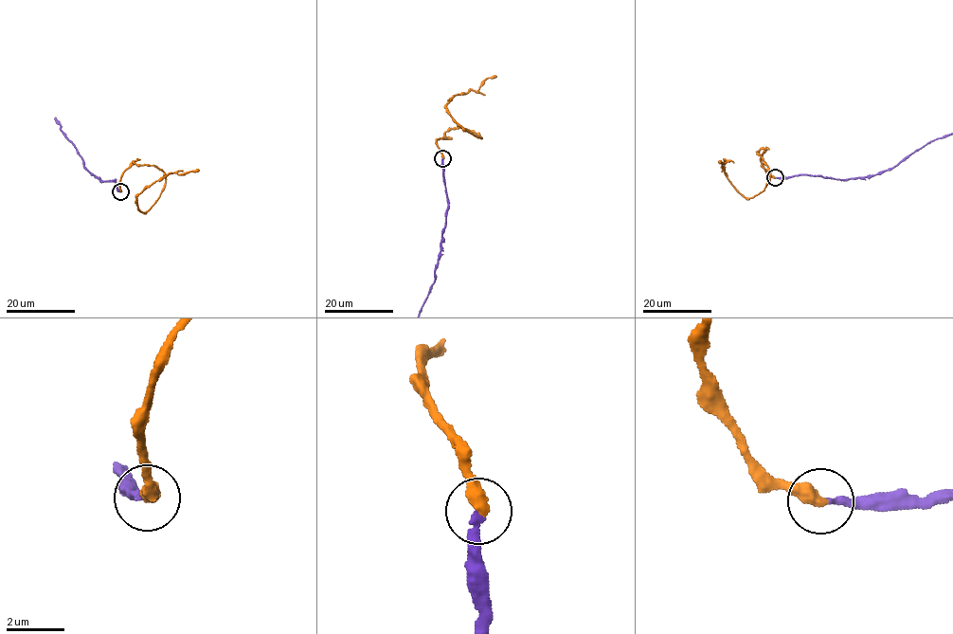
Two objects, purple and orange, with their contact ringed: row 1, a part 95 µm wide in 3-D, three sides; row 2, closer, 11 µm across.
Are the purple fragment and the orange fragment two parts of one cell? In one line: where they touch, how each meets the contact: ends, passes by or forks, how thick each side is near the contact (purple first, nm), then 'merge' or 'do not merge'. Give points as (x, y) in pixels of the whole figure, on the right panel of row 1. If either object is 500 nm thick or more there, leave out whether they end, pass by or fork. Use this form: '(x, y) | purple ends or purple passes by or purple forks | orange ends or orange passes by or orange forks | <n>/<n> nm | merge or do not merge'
(775, 177) | purple ends | orange ends | 240/480 nm | merge

